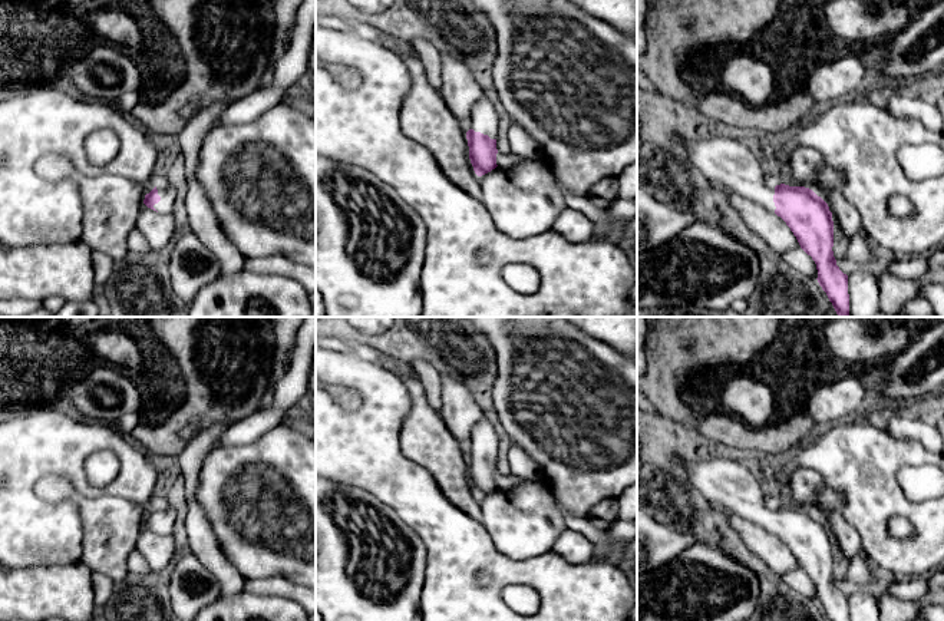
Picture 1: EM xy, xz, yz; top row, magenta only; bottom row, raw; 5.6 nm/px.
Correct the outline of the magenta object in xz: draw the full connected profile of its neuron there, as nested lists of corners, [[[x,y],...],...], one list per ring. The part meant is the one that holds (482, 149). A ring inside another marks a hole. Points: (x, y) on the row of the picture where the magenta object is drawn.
[[[482,96],[472,110],[471,129],[466,132],[469,159],[478,176],[482,176],[496,165],[496,132],[499,119],[494,100]]]

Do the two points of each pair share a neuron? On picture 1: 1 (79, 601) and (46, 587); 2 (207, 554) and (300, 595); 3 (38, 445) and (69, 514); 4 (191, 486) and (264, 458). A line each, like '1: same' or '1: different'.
1: same
2: different
3: same
4: different

